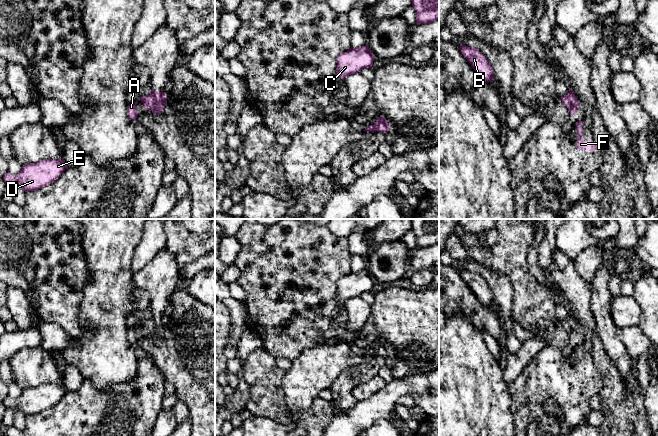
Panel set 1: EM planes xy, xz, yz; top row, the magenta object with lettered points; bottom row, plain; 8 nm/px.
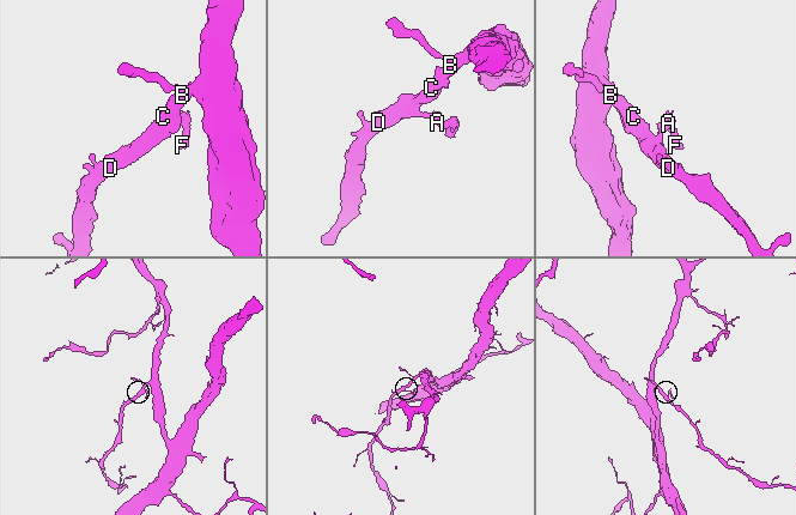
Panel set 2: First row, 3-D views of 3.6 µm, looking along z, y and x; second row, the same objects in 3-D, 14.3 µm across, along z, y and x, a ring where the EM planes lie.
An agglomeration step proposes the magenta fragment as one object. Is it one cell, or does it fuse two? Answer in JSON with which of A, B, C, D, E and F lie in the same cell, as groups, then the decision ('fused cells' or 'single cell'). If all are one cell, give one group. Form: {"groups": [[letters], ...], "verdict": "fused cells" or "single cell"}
{"groups": [["A", "B", "C", "D", "E"], ["F"]], "verdict": "fused cells"}

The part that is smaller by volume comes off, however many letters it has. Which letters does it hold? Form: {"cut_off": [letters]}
{"cut_off": ["F"]}

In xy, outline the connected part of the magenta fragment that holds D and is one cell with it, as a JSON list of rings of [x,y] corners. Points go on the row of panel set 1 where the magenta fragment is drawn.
[[[64,158],[60,160],[45,159],[23,165],[21,171],[16,175],[6,172],[3,179],[6,184],[18,186],[25,192],[36,191],[55,182],[66,168],[68,166]]]

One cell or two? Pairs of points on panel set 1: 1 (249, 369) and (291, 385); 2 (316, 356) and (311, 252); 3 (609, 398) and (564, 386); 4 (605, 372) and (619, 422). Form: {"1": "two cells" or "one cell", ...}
{"1": "two cells", "2": "two cells", "3": "two cells", "4": "one cell"}

